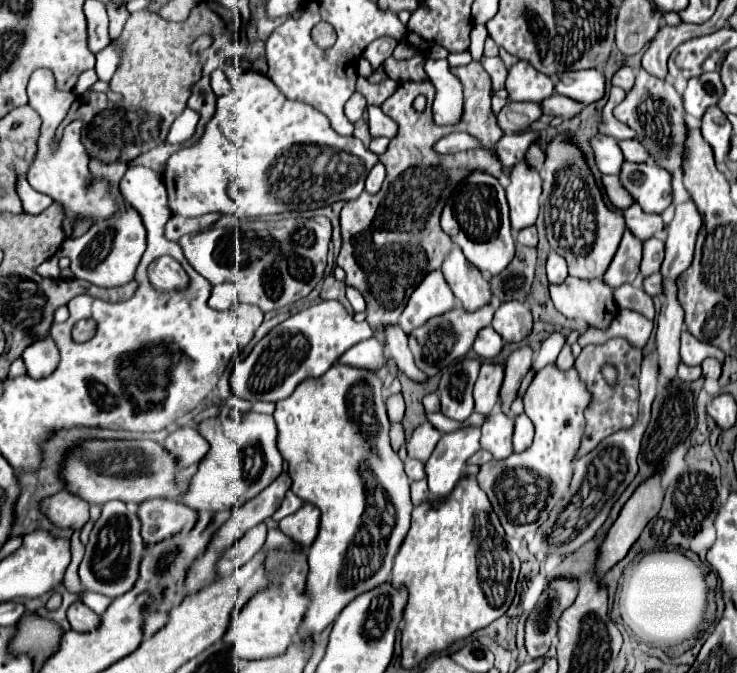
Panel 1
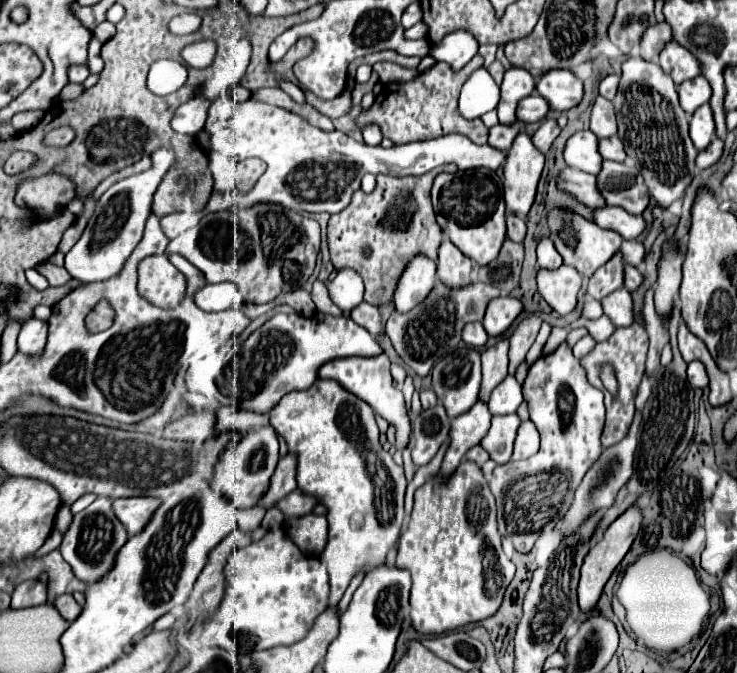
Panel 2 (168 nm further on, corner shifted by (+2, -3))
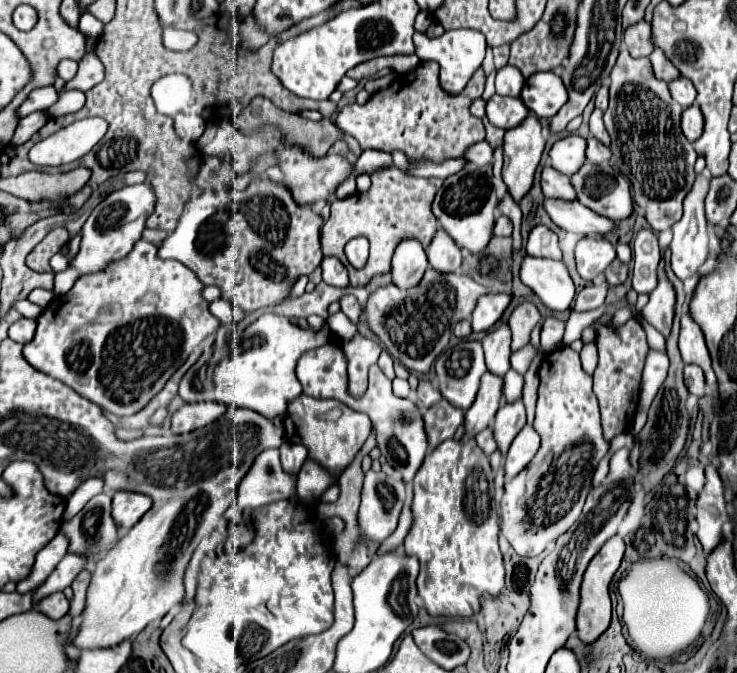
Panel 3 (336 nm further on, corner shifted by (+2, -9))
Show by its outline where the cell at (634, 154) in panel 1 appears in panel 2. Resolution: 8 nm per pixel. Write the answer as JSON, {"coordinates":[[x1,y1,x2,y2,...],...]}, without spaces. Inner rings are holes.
{"coordinates":[[616,135,608,137,608,139,598,139,598,153,602,155,602,159,610,159,610,161,624,161,626,159,622,141]]}

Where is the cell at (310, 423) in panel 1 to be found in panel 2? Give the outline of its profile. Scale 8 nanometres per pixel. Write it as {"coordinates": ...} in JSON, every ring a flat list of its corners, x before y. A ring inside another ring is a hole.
{"coordinates":[[318,379,304,391,290,391,280,399,280,403,270,413,270,425,286,439,288,451,298,455,298,487,320,499,328,507,328,545,320,559,330,575,330,607,336,605,350,579,356,571,368,571,378,563,386,561,386,553,394,547,396,537,400,537,404,519,404,491,406,477,404,469,392,461,392,455,382,451,378,443,378,425,374,421,374,411,370,405,362,403,356,395,346,393,334,381]]}

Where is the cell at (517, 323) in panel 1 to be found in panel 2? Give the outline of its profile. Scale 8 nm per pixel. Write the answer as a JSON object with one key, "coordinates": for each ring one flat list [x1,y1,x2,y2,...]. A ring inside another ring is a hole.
{"coordinates":[[496,297,488,303,482,325,490,337,498,337,512,325,512,321,520,315,520,311,522,311,522,303,518,299]]}

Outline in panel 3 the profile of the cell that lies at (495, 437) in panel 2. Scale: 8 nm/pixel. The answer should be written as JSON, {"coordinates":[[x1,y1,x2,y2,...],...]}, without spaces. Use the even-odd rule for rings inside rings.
{"coordinates":[[522,401,516,403,504,403,494,419,492,431,494,431,494,441,498,443,498,451,502,453,502,457,506,457,508,447,512,445,514,437,522,431,522,427,526,425,526,413,524,413,524,405]]}

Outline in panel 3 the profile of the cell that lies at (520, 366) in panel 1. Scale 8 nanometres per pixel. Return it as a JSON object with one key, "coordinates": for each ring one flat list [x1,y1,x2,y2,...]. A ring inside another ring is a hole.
{"coordinates":[[524,301,514,309,508,321,512,331,512,351,518,351,530,343,530,333,538,325,538,321,540,321,540,313,532,301]]}

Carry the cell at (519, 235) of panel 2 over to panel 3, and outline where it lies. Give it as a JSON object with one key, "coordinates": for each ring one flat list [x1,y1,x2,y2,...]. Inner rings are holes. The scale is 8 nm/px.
{"coordinates":[[498,215,498,221,496,221,496,229,494,229,494,235,502,235,502,237,510,237,512,235,512,221,504,215]]}

